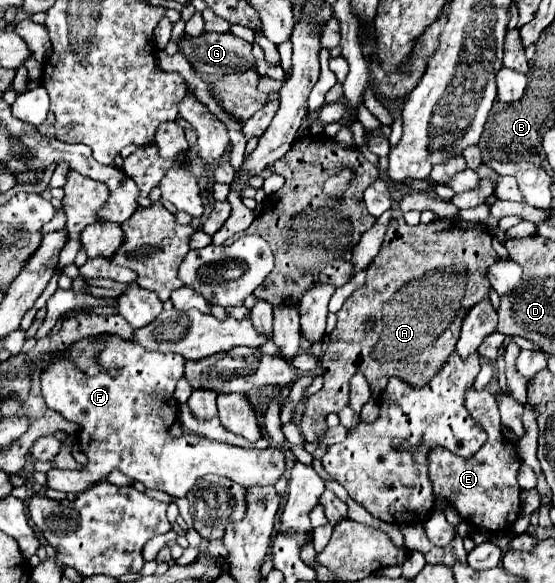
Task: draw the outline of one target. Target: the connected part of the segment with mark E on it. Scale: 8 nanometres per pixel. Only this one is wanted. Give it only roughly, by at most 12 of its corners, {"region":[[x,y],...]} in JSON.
{"region":[[495,395],[465,405],[489,439],[471,459],[431,449],[429,477],[463,521],[507,531],[521,507],[521,459]]}

